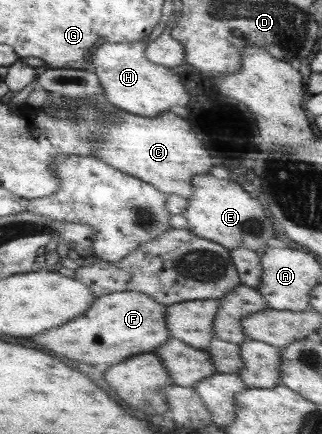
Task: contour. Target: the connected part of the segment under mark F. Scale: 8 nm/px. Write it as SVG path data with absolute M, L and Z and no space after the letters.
M120 291L99 297L86 314L70 323L36 334L34 343L81 363L115 366L135 355L156 351L170 338L168 306L140 291Z

